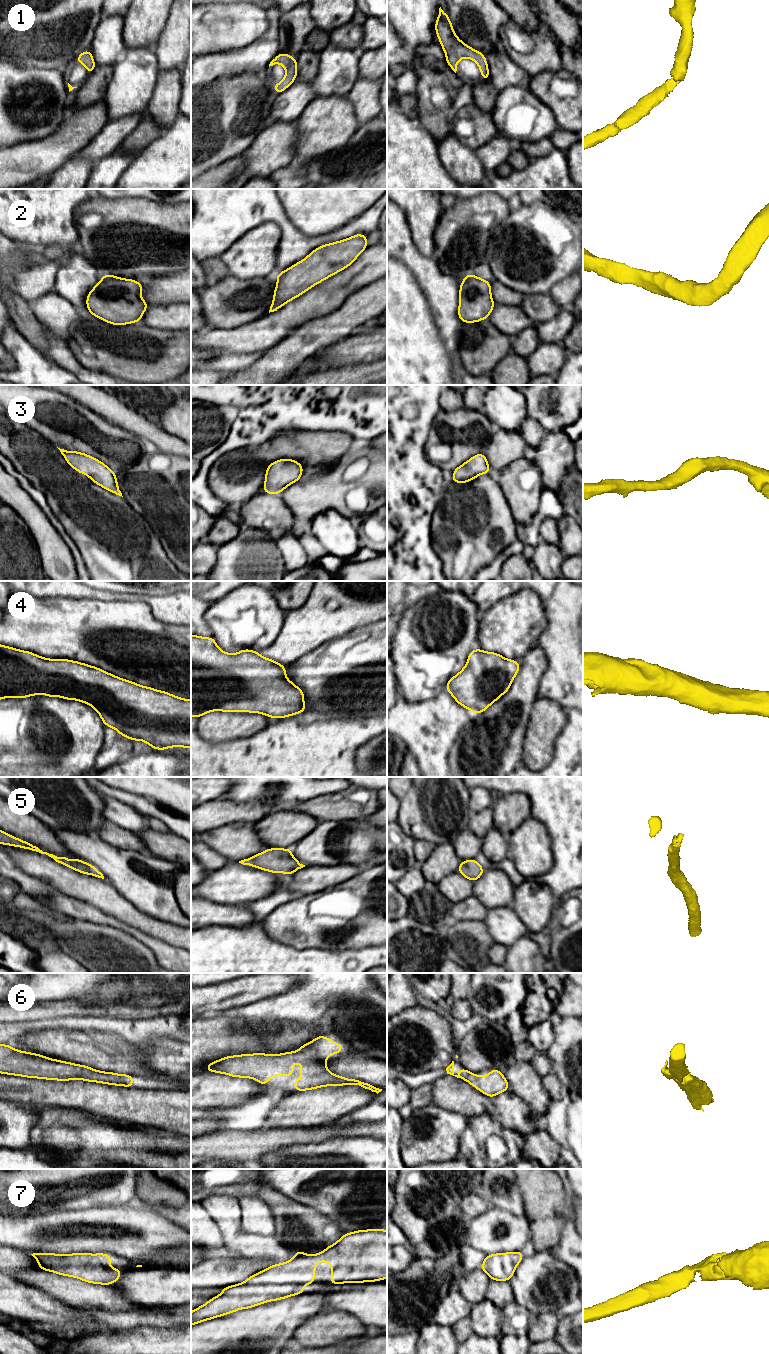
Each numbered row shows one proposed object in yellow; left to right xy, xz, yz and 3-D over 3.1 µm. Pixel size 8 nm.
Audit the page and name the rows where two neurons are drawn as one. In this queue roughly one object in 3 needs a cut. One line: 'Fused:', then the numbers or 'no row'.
Fused: no row

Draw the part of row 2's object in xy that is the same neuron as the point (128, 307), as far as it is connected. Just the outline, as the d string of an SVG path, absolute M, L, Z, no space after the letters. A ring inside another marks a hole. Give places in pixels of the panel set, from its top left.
M104 274L100 282L88 293L86 299L88 312L112 325L141 322L144 311L150 306L142 299L142 290L143 285L136 280Z

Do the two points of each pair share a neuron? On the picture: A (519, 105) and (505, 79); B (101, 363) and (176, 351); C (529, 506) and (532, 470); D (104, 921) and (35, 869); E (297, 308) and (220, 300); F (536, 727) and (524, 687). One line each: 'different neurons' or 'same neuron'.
A: different neurons
B: same neuron
C: same neuron
D: different neurons
E: different neurons
F: different neurons

